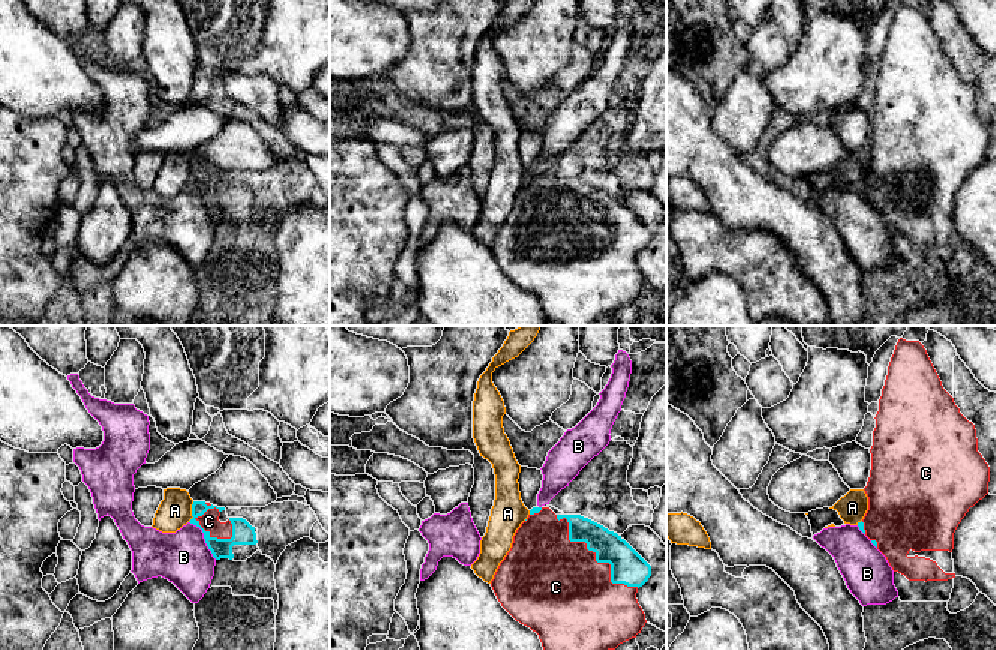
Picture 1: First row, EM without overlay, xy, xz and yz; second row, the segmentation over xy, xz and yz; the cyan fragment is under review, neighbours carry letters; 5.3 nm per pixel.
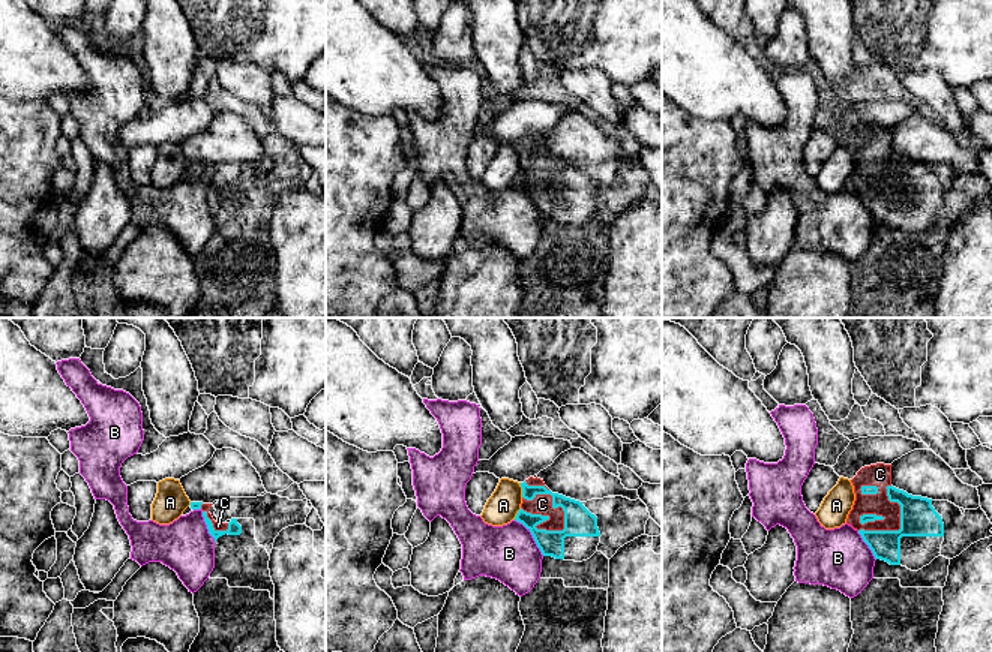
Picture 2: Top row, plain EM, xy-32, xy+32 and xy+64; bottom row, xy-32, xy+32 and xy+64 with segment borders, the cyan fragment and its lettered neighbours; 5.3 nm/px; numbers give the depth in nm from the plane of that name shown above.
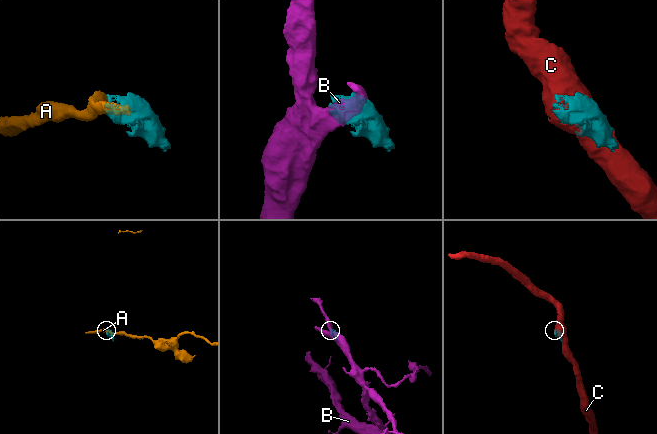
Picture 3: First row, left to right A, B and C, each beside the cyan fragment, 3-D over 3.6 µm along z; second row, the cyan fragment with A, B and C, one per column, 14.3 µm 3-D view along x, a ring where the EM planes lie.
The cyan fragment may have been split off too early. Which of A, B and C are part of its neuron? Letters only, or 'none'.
C

